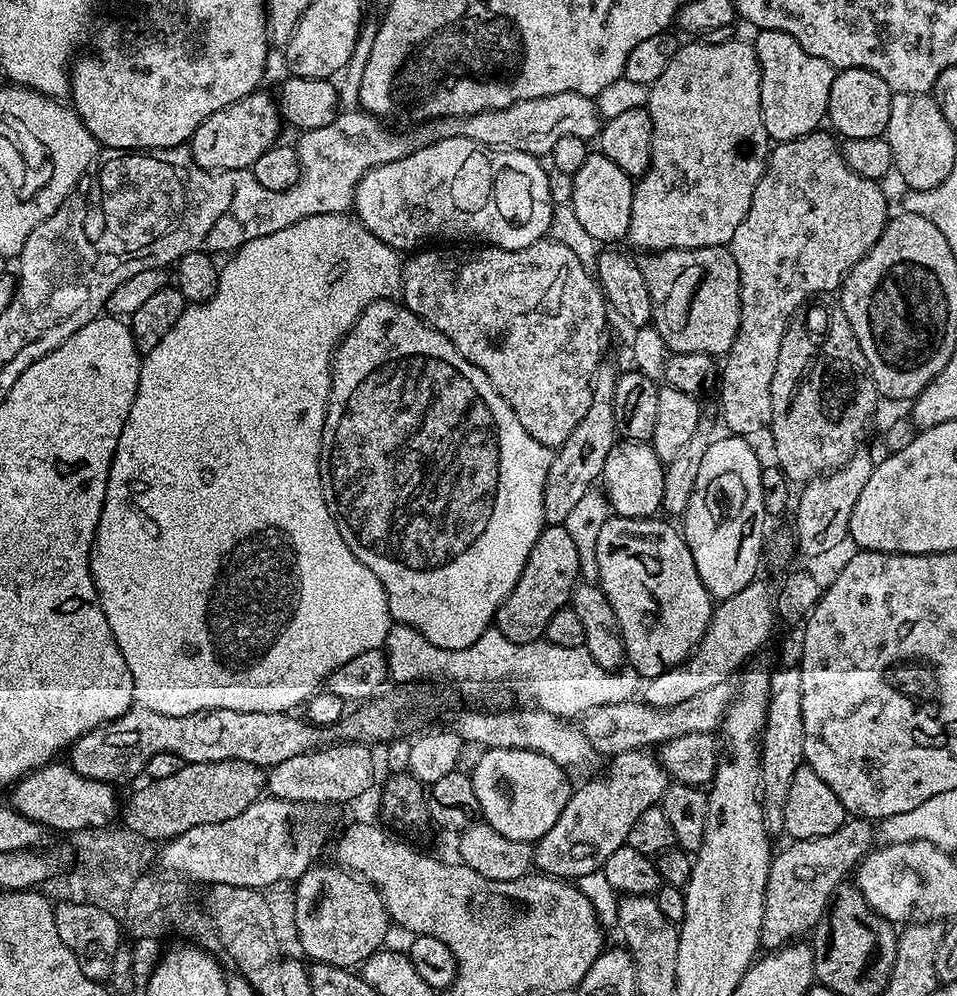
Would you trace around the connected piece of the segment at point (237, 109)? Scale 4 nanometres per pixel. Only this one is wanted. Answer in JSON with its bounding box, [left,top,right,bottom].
[190,90,282,172]

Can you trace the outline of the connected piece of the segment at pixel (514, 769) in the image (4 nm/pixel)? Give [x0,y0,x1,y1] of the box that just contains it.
[470,748,570,842]

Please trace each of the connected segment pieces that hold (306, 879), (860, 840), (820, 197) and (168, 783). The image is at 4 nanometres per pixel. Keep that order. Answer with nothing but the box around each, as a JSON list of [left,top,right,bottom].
[[292,863,390,970],[760,818,873,949],[720,130,890,438],[122,760,266,842]]

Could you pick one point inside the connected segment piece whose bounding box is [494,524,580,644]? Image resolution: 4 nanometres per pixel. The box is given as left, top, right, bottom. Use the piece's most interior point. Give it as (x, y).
(545, 585)

